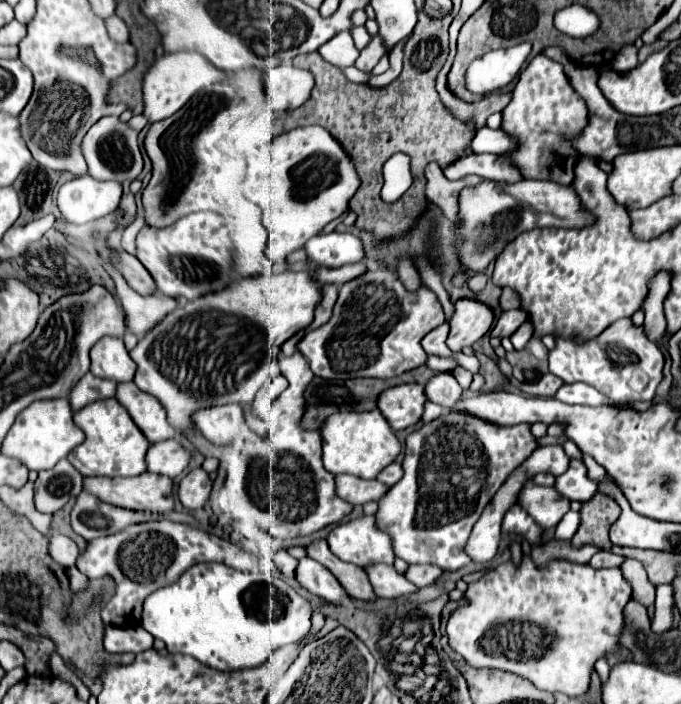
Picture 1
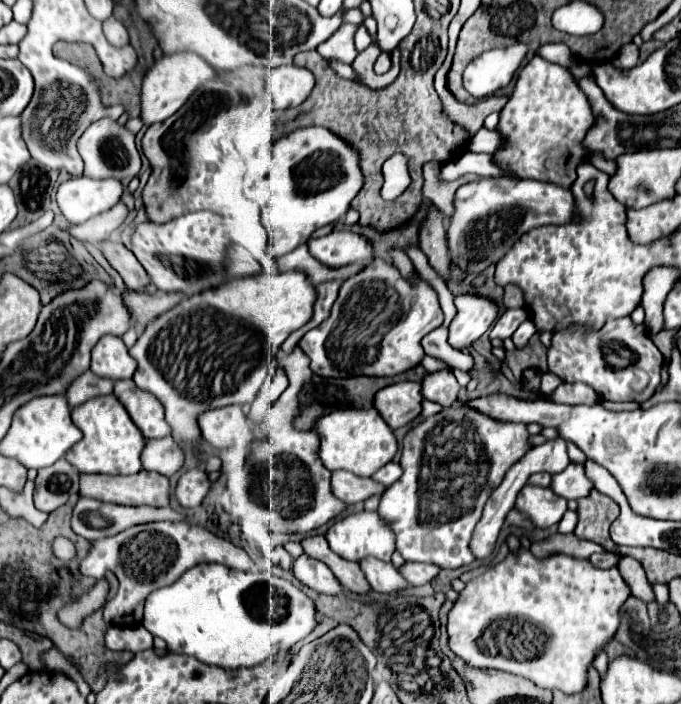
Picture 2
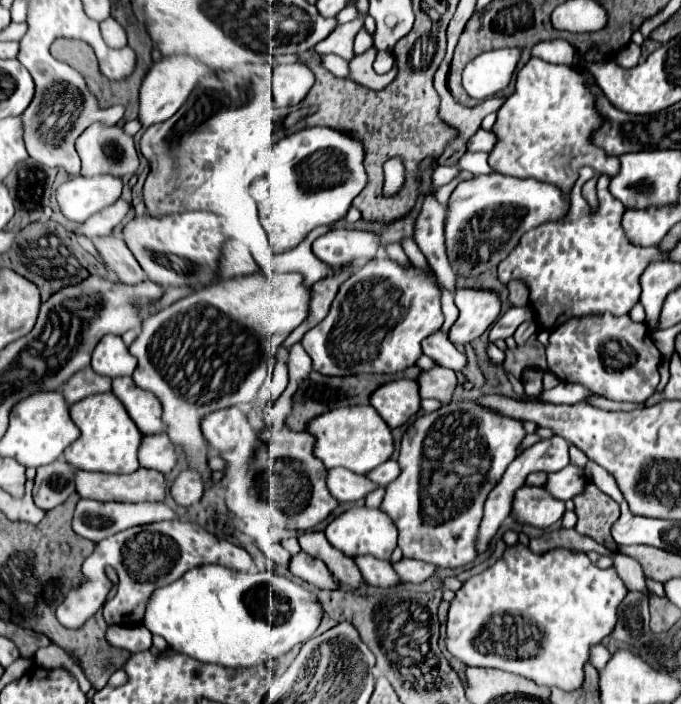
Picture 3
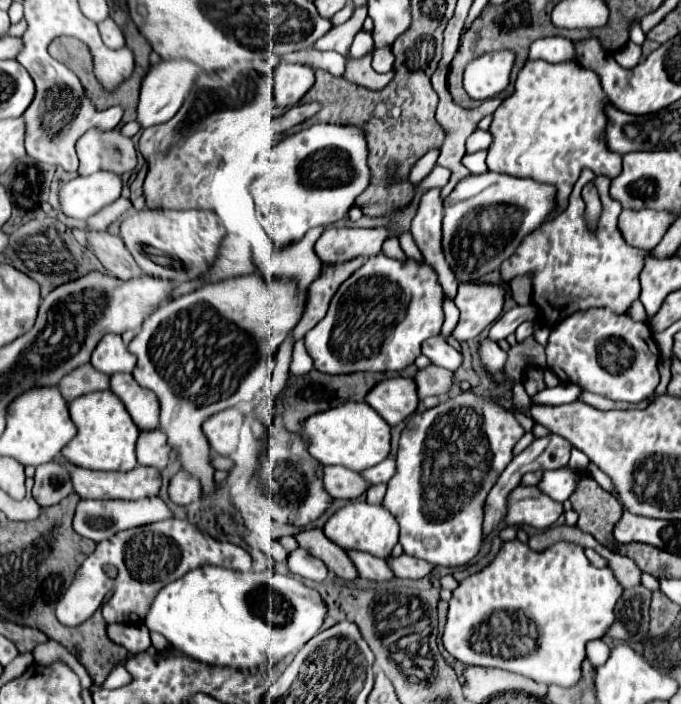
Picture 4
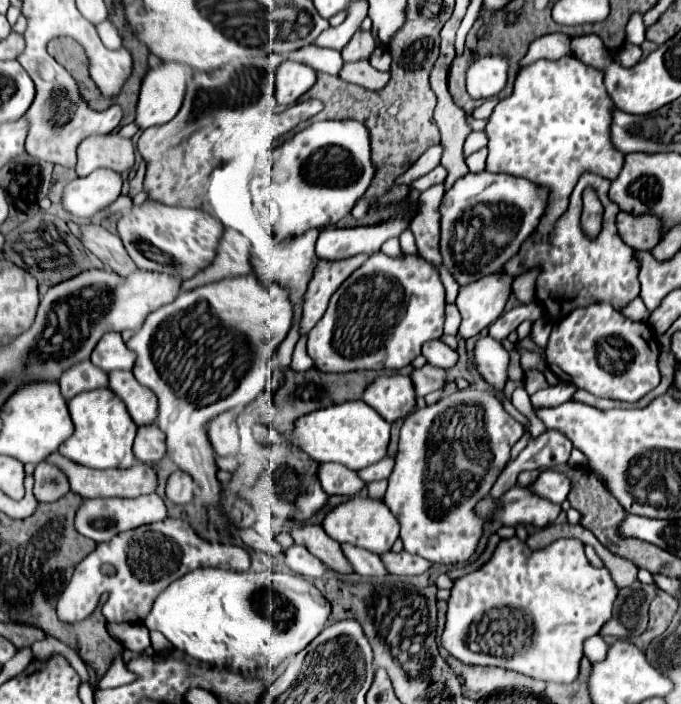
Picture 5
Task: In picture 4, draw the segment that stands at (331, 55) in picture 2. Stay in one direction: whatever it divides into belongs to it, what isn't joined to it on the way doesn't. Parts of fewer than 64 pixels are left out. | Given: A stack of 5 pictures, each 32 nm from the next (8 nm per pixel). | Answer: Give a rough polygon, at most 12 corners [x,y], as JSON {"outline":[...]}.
{"outline":[[366,8],[322,36],[314,48],[334,50],[348,58],[356,32],[362,30]]}

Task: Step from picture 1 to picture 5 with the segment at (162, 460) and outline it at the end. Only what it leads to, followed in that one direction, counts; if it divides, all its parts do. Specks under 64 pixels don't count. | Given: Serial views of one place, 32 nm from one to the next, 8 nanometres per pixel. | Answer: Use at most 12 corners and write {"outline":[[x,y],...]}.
{"outline":[[158,426],[138,428],[134,454],[158,466],[166,458],[166,436]]}

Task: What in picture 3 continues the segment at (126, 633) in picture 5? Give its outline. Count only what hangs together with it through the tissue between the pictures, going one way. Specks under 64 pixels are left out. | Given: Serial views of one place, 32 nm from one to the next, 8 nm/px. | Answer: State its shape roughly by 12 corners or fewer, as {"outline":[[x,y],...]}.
{"outline":[[108,626],[110,646],[132,654],[152,648],[152,634],[144,626]]}

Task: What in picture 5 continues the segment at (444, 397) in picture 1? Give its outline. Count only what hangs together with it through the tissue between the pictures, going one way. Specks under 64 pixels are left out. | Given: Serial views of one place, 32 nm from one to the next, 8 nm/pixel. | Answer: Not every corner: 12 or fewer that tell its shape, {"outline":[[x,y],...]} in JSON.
{"outline":[[426,364],[414,370],[416,396],[444,390],[448,372]]}

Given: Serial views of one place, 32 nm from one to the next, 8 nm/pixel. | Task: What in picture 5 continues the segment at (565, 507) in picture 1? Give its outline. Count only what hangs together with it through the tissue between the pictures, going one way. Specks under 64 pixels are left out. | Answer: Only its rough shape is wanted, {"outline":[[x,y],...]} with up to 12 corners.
{"outline":[[514,486],[496,520],[506,526],[554,524],[560,504]]}

